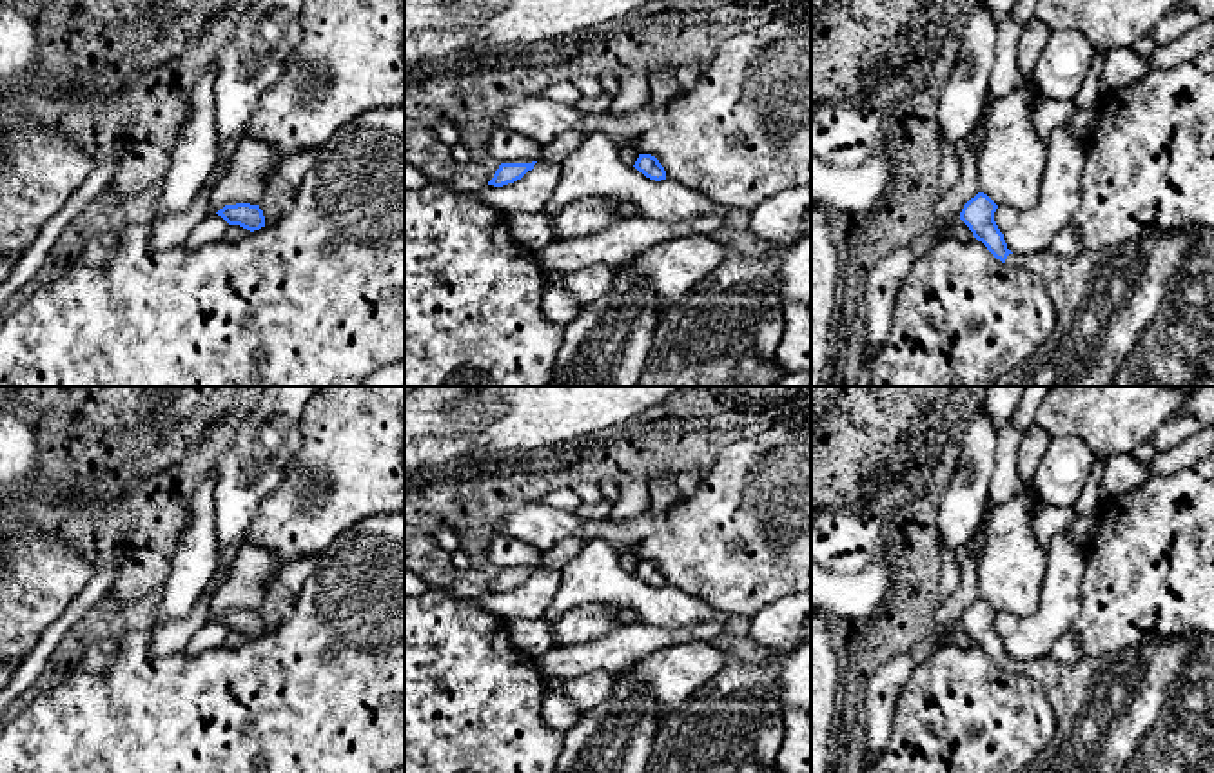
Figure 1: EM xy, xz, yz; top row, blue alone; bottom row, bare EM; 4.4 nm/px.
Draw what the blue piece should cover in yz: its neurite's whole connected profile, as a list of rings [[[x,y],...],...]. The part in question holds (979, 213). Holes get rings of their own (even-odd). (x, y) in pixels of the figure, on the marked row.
[[[978,192],[949,221],[949,229],[940,240],[976,238],[1002,263],[1040,274],[1056,307],[1058,323],[1047,343],[1007,370],[994,386],[1111,386],[1129,352],[1158,316],[1172,278],[1185,267],[1196,245],[1196,227],[1187,225],[1129,240],[1118,247],[1083,249],[1072,259],[1051,250],[1016,256],[1007,249],[994,221],[996,209],[998,205],[987,194]]]

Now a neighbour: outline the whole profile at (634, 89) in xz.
[[[630,69],[619,78],[619,94],[610,105],[615,116],[630,114],[650,100],[651,89],[648,74],[641,69]]]

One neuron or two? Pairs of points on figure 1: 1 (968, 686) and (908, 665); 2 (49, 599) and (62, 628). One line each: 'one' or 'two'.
1: two
2: two

